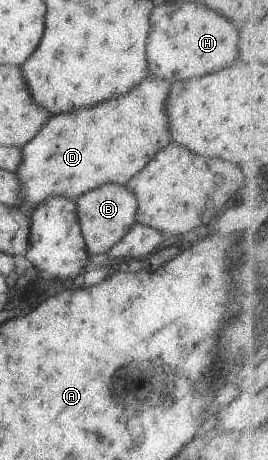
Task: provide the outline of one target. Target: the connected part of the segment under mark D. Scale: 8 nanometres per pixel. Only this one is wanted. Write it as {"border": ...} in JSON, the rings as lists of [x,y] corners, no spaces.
{"border":[[[147,75],[137,87],[129,88],[127,93],[113,96],[111,99],[99,103],[74,109],[70,112],[61,112],[51,116],[41,129],[21,147],[22,160],[17,168],[16,176],[20,181],[20,203],[17,205],[27,215],[32,209],[49,196],[69,196],[77,198],[90,189],[109,182],[125,185],[131,175],[135,175],[145,163],[169,143],[169,133],[165,129],[167,117],[163,111],[165,97],[169,93],[169,83]]]}

